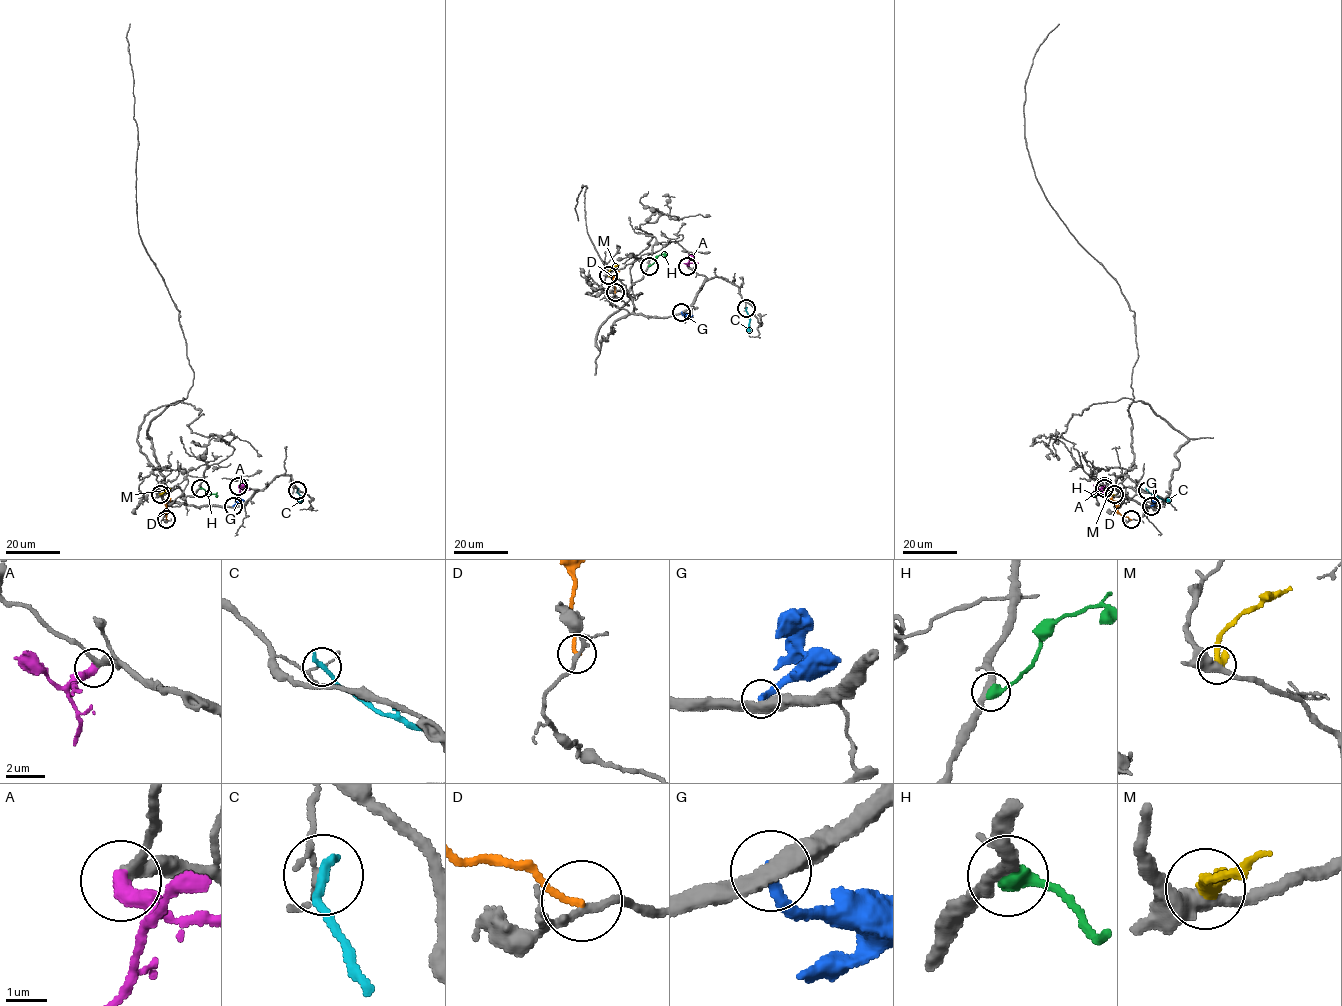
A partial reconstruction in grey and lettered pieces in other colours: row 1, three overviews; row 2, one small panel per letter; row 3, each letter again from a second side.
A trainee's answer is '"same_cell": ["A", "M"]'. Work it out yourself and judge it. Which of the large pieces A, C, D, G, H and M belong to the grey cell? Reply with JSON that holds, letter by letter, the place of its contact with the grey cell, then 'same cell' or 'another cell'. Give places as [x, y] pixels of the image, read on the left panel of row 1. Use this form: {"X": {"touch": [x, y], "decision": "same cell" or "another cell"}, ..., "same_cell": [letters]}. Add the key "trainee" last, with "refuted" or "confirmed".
{"A": {"touch": [238, 486], "decision": "same cell"}, "C": {"touch": [297, 490], "decision": "another cell"}, "D": {"touch": [166, 519], "decision": "another cell"}, "G": {"touch": [233, 506], "decision": "another cell"}, "H": {"touch": [200, 488], "decision": "another cell"}, "M": {"touch": [160, 494], "decision": "another cell"}, "same_cell": ["A"], "trainee": "refuted"}

